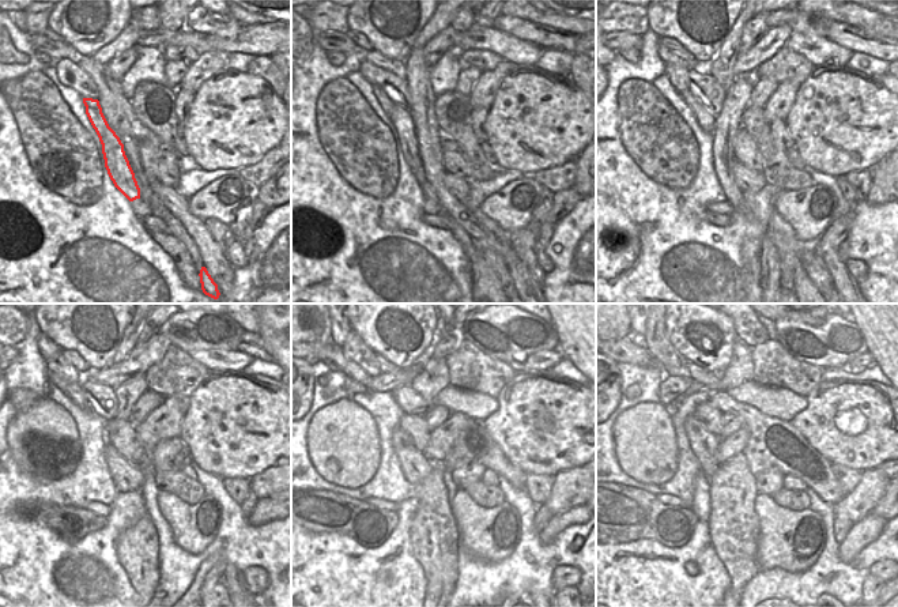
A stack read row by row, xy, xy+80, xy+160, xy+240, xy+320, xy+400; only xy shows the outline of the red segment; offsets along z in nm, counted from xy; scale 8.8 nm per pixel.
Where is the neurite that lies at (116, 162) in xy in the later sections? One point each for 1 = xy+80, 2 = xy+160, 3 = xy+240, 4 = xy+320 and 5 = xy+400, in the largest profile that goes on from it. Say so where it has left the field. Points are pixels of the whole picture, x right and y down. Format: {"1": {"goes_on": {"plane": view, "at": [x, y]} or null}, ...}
{"1": {"goes_on": {"plane": "xy+80", "at": [400, 117]}}, "2": {"goes_on": {"plane": "xy+160", "at": [679, 79]}}, "3": {"goes_on": {"plane": "xy+240", "at": [71, 385]}}, "4": {"goes_on": {"plane": "xy+320", "at": [331, 354]}}, "5": {"goes_on": {"plane": "xy+400", "at": [629, 349]}}}

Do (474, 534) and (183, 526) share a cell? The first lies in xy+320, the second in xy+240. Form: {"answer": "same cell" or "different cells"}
{"answer": "same cell"}

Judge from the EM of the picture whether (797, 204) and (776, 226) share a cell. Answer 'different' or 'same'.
different

